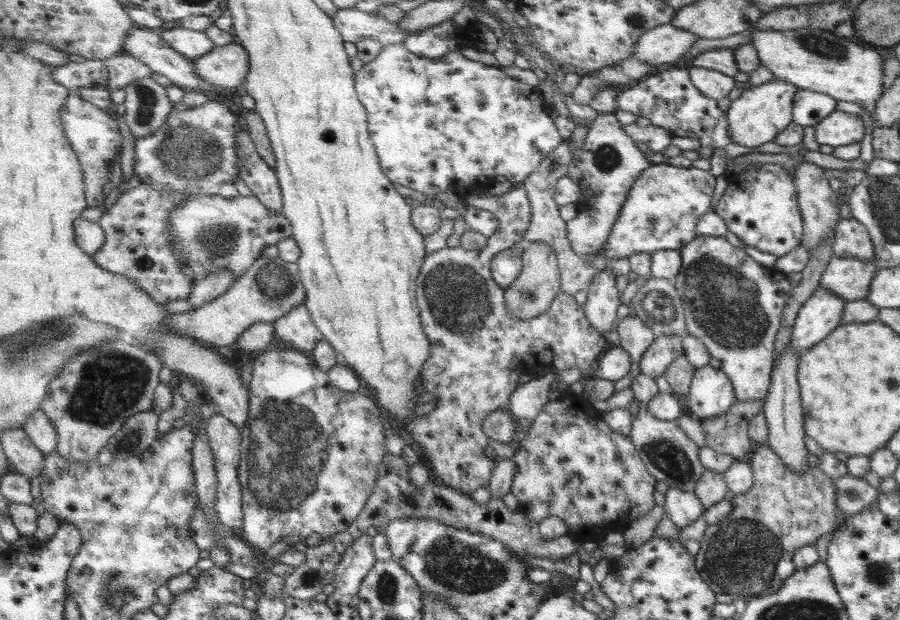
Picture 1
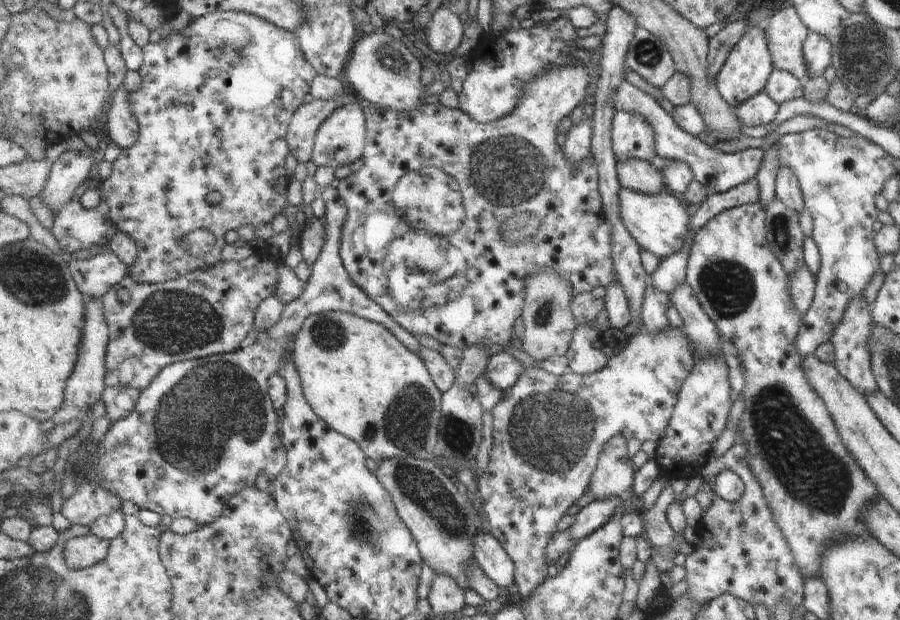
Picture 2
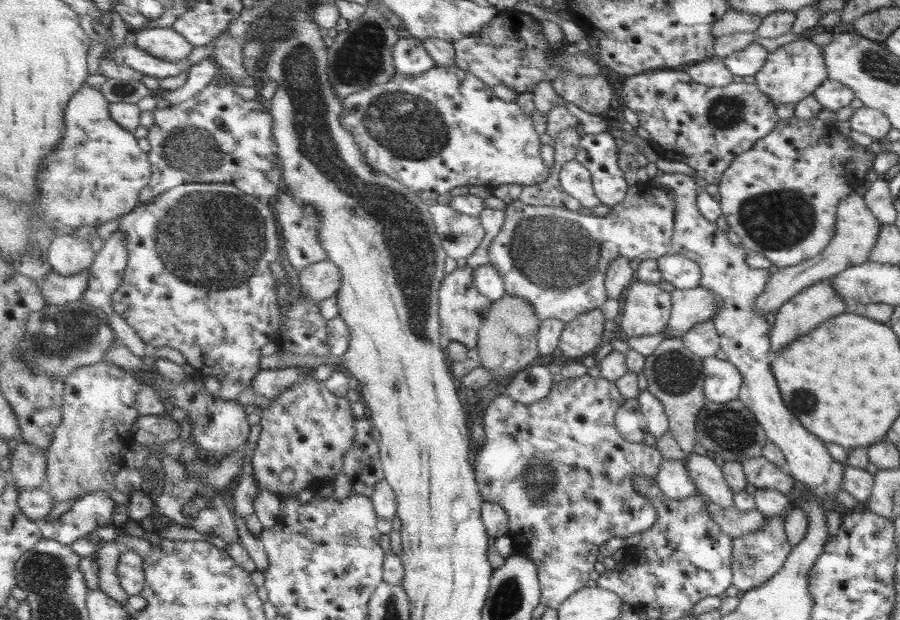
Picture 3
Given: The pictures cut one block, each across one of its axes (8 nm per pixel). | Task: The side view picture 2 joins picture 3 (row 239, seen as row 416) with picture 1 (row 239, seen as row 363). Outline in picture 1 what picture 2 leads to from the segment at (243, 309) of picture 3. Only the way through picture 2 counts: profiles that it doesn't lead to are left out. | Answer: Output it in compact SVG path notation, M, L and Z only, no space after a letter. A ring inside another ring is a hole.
M217 193L195 194L171 214L173 248L187 263L186 276L196 281L219 269L231 269L239 278L267 246L277 245L293 233L293 225L285 213L269 209L255 195L224 198Z

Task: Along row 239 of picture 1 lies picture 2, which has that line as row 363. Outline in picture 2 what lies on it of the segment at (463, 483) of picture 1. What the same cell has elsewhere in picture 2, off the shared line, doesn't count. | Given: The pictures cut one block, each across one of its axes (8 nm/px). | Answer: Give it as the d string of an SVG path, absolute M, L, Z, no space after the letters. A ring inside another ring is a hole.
M497 353L490 358L483 376L489 384L499 390L506 391L517 384L517 380L525 374L526 365L513 354Z

